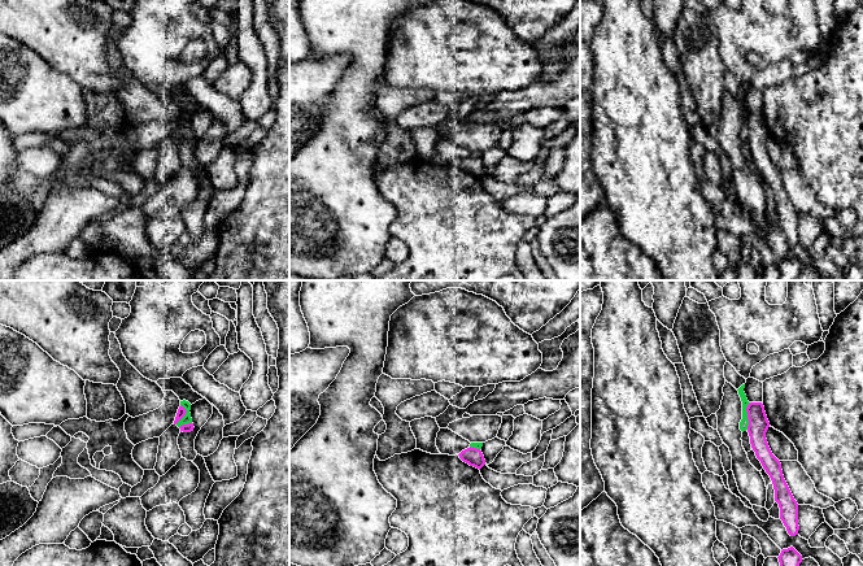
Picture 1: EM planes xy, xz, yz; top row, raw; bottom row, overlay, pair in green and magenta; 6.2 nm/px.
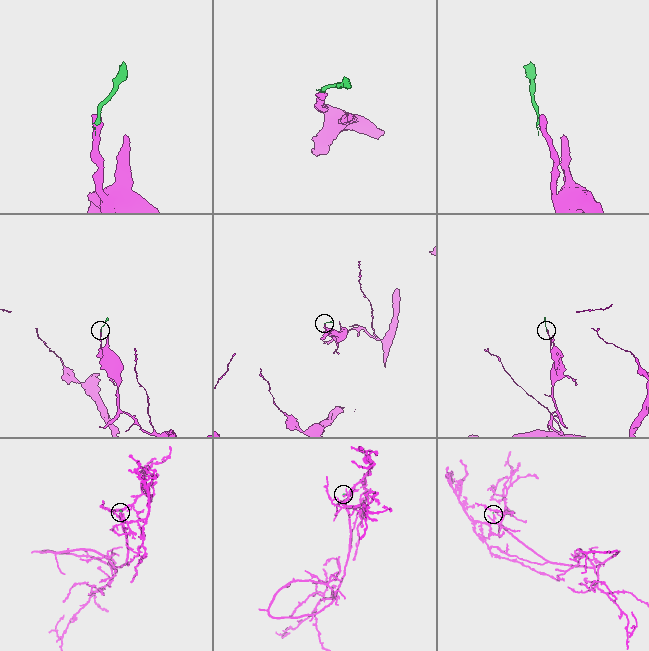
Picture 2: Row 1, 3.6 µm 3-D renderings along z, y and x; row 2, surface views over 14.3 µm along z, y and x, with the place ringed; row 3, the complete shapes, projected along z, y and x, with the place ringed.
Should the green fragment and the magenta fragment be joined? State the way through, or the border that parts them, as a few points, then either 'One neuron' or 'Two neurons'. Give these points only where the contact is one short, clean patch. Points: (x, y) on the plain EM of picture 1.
Two neurons

